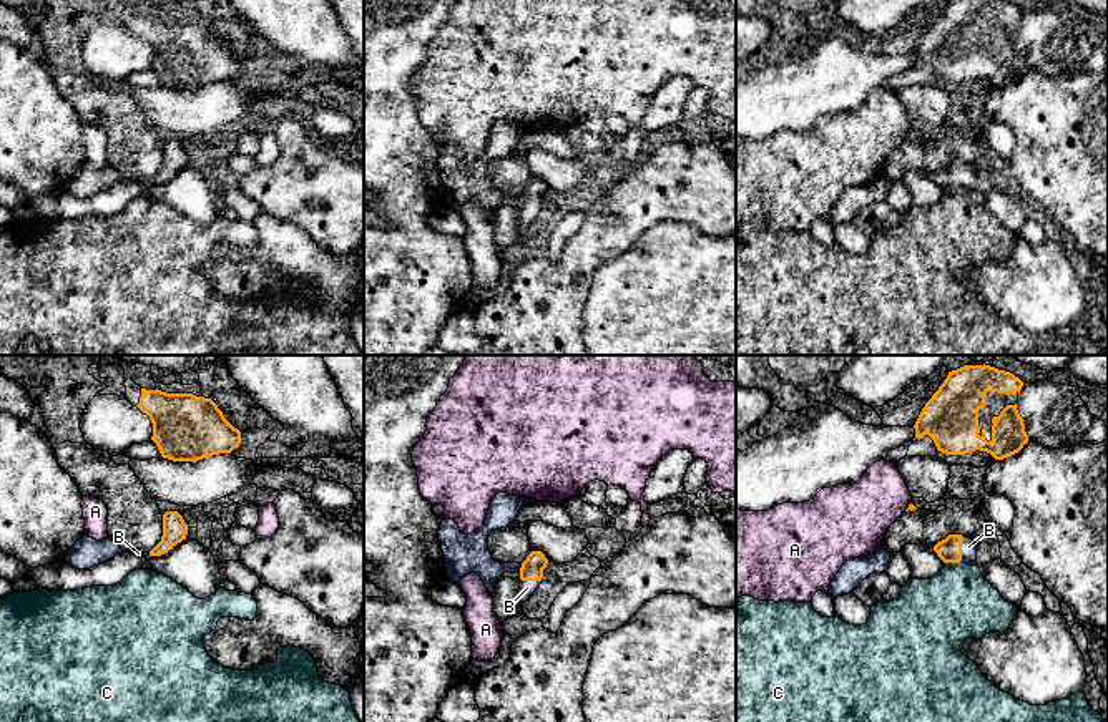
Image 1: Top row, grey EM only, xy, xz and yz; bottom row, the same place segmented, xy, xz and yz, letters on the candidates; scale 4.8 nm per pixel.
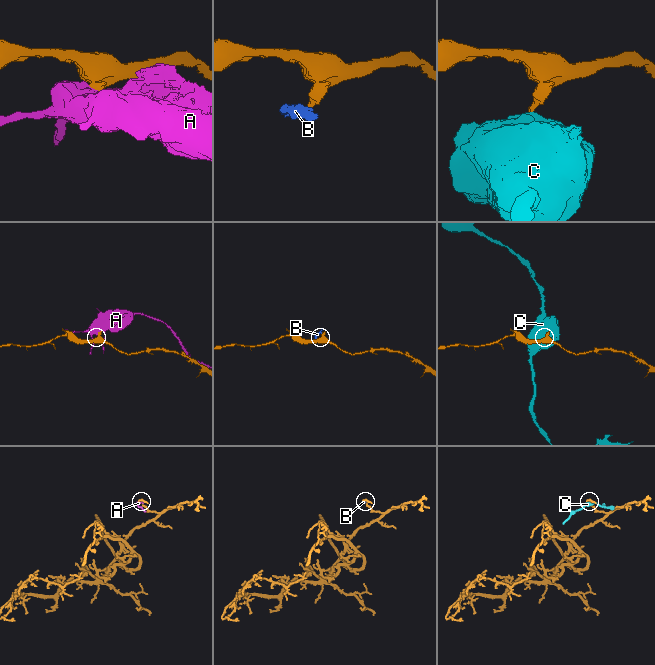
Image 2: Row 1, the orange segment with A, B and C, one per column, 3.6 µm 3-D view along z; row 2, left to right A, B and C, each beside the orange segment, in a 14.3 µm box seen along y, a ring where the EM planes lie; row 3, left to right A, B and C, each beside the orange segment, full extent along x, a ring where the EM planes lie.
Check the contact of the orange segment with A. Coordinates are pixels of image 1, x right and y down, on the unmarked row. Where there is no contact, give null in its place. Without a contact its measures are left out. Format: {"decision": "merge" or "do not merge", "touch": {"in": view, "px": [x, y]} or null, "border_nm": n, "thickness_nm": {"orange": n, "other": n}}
{"decision": "do not merge", "touch": {"in": "yz", "px": [909, 135]}, "border_nm": 50, "thickness_nm": {"orange": 30, "other": 300}}

